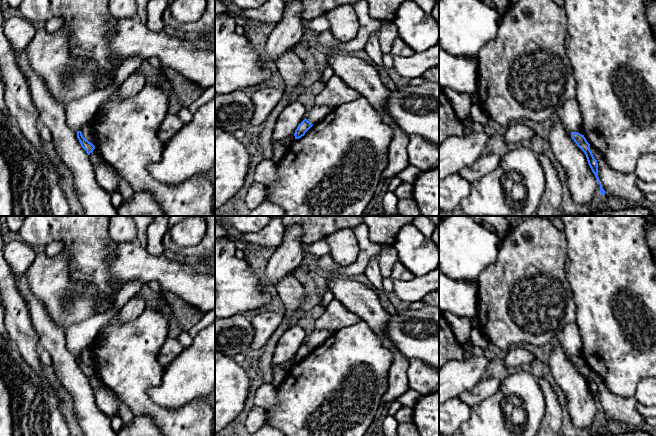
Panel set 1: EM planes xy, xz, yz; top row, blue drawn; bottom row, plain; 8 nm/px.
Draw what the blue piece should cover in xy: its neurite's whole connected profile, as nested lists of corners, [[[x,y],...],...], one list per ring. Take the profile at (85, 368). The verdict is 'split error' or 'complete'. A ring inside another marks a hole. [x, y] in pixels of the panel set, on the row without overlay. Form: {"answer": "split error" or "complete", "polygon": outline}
{"answer": "complete", "polygon": [[[77,355],[77,362],[81,368],[81,371],[86,375],[88,379],[93,376],[95,370],[83,361],[81,355]]]}

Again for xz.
{"answer": "complete", "polygon": [[[306,342],[298,349],[295,354],[294,360],[295,363],[299,363],[305,359],[305,357],[313,350]]]}

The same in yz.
{"answer": "complete", "polygon": [[[571,356],[571,362],[574,364],[574,366],[577,368],[577,370],[585,377],[588,388],[594,397],[598,407],[600,408],[600,417],[602,419],[605,419],[605,414],[601,411],[601,407],[598,401],[598,387],[597,384],[594,382],[591,374],[590,374],[590,368],[587,366],[584,359],[578,357],[578,356]]]}

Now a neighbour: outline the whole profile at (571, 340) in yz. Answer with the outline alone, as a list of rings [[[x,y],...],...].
[[[575,322],[563,329],[559,342],[569,356],[582,358],[582,337],[579,327]]]

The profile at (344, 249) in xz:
[[[340,230],[325,238],[330,246],[330,254],[336,263],[348,266],[355,262],[360,248],[352,230]]]

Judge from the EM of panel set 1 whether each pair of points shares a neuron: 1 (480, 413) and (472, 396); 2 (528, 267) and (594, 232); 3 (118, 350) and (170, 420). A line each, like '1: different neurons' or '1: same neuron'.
1: different neurons
2: different neurons
3: same neuron

